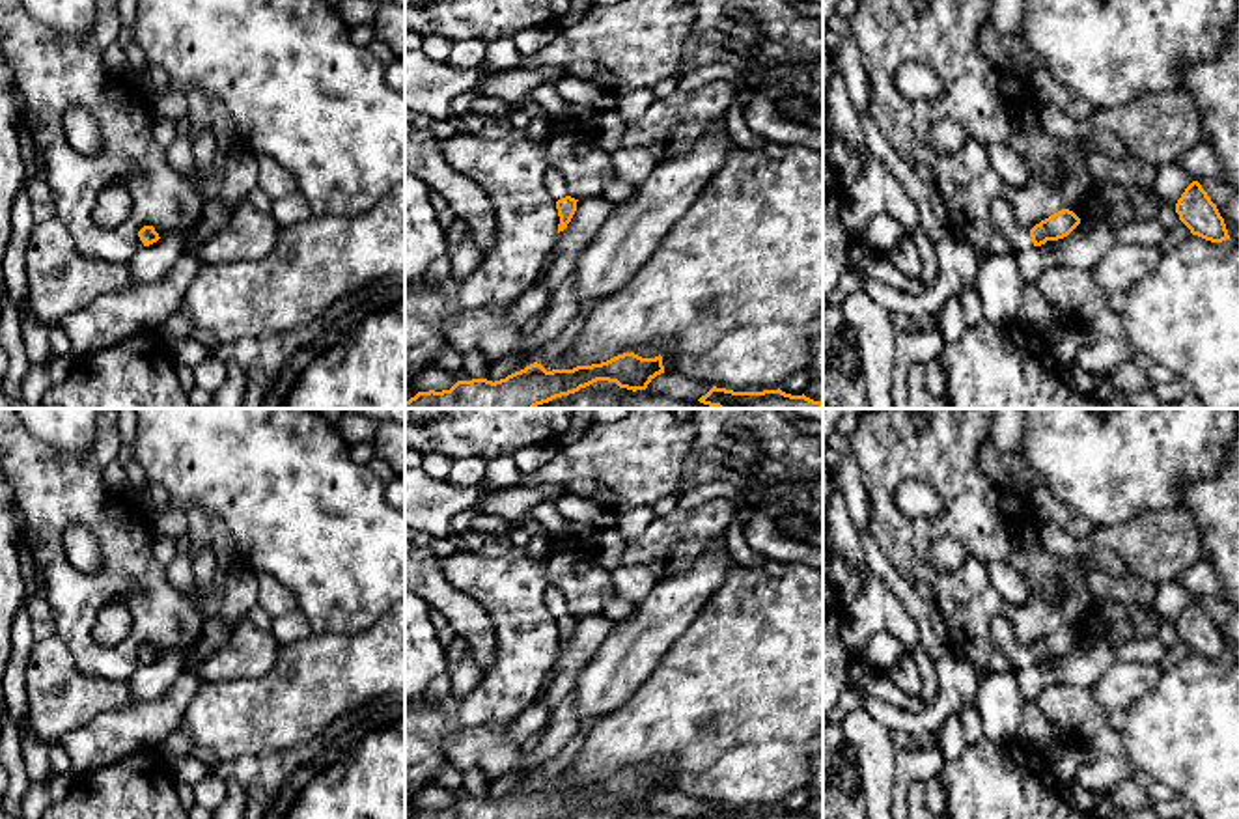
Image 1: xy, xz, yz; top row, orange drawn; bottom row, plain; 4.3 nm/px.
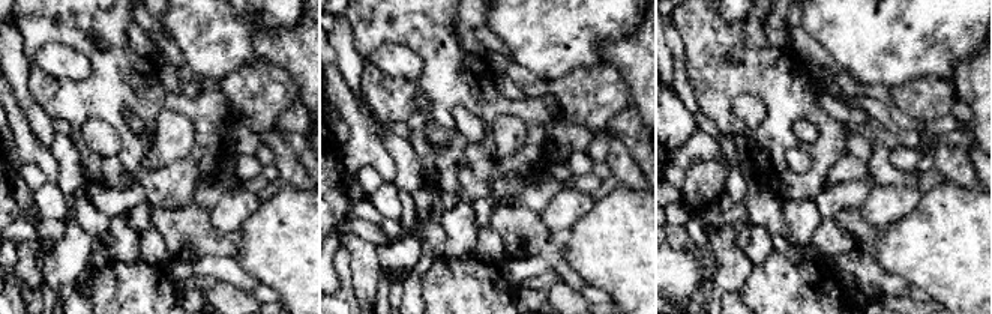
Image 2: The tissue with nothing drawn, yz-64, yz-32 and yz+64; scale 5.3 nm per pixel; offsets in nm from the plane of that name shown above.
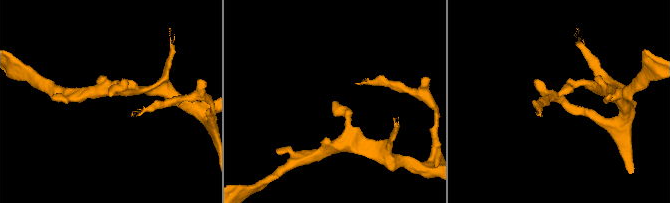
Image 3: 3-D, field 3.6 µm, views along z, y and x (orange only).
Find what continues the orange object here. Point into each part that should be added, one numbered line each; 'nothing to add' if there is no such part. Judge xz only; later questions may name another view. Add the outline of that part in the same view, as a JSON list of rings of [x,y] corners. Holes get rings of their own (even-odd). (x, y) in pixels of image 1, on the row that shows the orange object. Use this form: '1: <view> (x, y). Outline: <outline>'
1: xz (555, 183). Outline: [[[549,168],[543,175],[545,188],[549,194],[558,201],[567,196],[565,192],[565,179],[560,170]]]

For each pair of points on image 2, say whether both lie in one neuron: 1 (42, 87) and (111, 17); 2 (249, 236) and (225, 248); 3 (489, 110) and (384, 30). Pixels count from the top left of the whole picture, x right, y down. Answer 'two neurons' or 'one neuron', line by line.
1: one neuron
2: two neurons
3: one neuron

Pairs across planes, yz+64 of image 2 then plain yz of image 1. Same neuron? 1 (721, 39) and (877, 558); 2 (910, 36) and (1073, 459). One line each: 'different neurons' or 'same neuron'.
1: different neurons
2: same neuron

